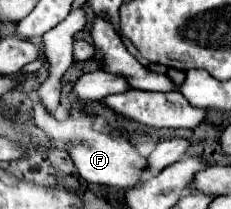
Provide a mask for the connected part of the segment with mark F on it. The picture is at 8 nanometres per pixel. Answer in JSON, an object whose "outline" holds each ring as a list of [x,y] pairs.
{"outline":[[[40,105],[36,107],[36,125],[54,141],[58,143],[72,159],[78,175],[88,181],[88,183],[96,183],[96,185],[116,185],[116,187],[134,187],[142,181],[140,173],[146,165],[146,159],[140,157],[132,143],[128,139],[122,137],[110,137],[106,133],[98,133],[92,123],[94,119],[86,113],[78,113],[78,115],[70,115],[66,121],[56,121],[54,117],[46,117],[44,109]]]}

